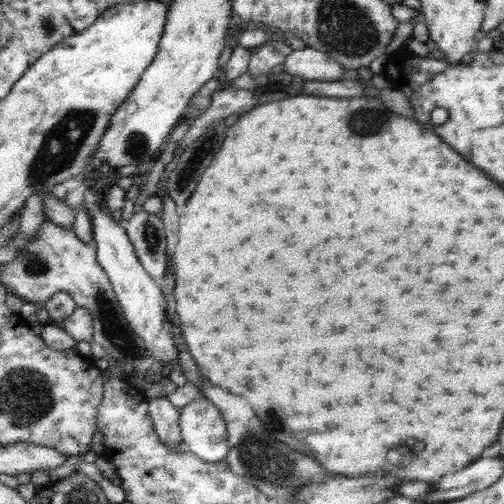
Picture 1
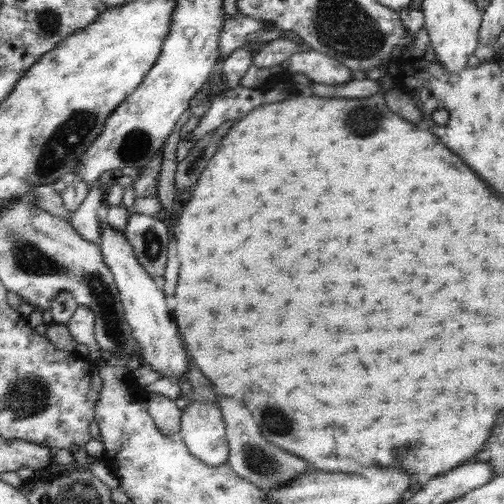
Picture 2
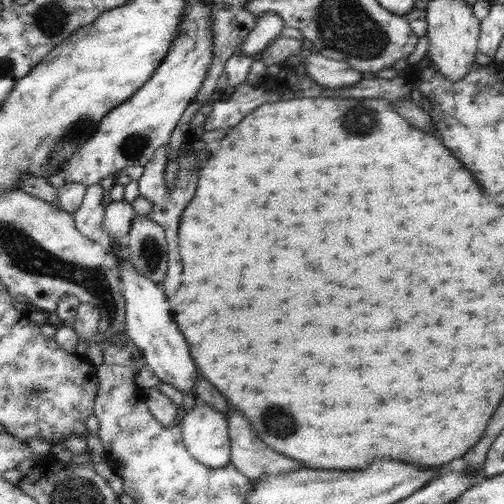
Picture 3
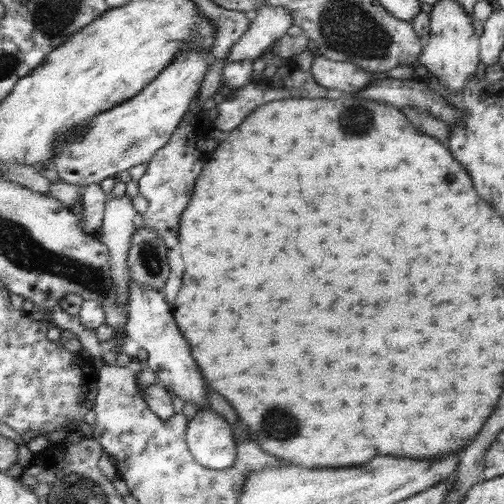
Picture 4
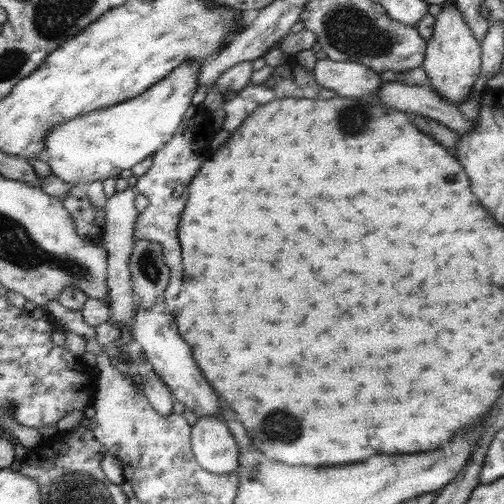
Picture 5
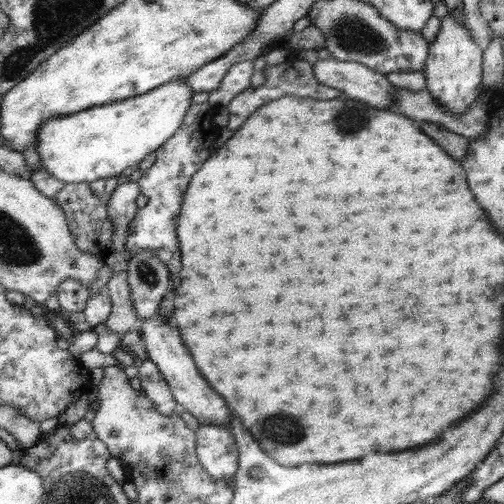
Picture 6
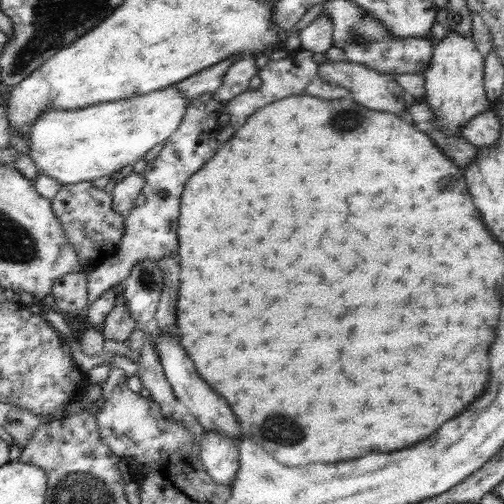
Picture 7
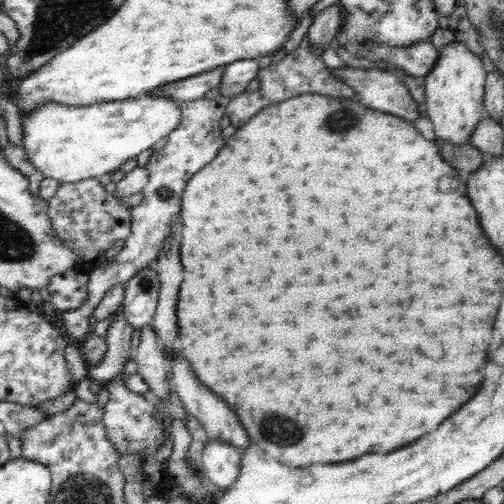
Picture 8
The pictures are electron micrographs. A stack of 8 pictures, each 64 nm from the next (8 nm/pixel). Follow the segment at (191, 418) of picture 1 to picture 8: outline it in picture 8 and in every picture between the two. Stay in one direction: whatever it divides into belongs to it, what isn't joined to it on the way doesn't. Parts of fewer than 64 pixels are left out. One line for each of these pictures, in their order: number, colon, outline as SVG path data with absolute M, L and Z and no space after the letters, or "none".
2: M195 398L183 412L181 438L185 446L209 466L227 464L231 446L227 442L227 422L217 404Z
3: M197 398L197 406L185 414L183 438L189 452L213 470L223 470L231 464L229 420L219 410Z
4: M201 408L197 416L189 422L187 430L187 442L191 452L195 454L197 462L211 470L227 470L235 468L237 464L237 442L235 442L235 430L229 426L229 420L225 420L221 414L215 414L211 408Z
5: M197 418L193 426L193 452L197 462L215 474L235 474L241 470L241 446L223 418Z
6: M203 424L197 430L197 456L205 470L219 480L235 478L241 470L241 448L225 426Z
7: M205 430L199 458L217 484L231 486L241 472L241 448L225 434Z
8: M209 440L203 450L203 472L221 490L229 490L241 478L243 452L223 440Z

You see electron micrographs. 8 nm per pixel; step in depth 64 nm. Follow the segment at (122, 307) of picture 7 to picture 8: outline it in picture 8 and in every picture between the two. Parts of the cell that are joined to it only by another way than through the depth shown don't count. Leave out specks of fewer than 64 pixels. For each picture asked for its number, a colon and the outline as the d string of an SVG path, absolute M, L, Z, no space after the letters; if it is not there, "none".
8: M123 308L119 312L115 312L115 314L117 316L115 316L111 328L109 328L109 334L107 334L109 354L99 366L91 366L91 372L89 372L89 380L99 382L103 388L111 380L117 380L119 376L123 376L125 364L129 360L133 360L133 356L135 356L135 350L131 348L131 336L133 336L135 328L125 318Z

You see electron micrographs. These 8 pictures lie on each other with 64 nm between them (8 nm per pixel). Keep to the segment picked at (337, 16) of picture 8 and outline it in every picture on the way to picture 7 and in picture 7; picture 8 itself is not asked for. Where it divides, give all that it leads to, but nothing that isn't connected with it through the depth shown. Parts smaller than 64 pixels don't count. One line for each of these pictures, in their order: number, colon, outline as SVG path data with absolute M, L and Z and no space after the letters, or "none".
7: M323 14L319 16L313 24L309 24L301 34L301 50L311 50L311 52L327 52L335 44L335 24L331 16Z

